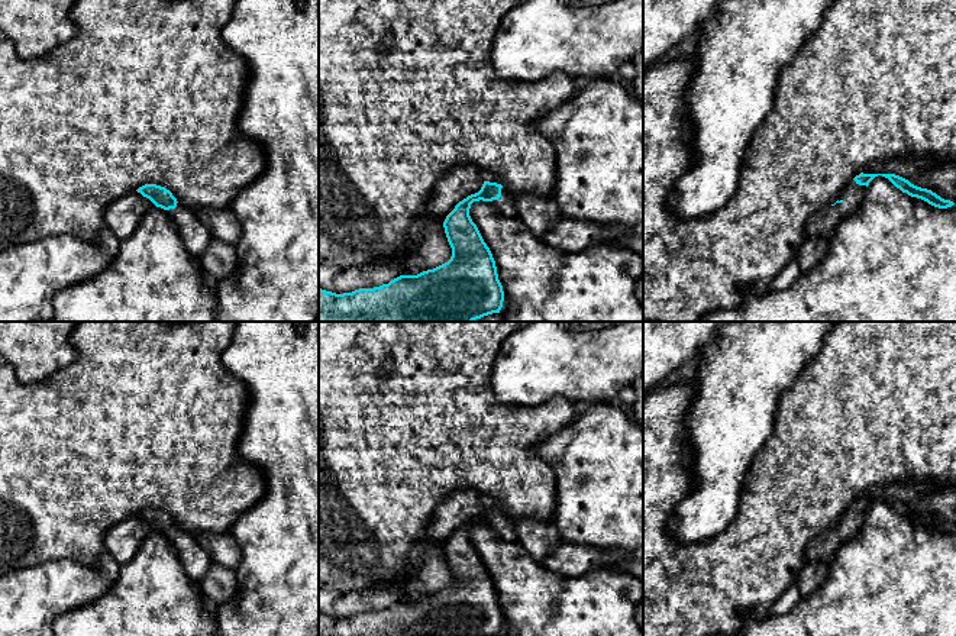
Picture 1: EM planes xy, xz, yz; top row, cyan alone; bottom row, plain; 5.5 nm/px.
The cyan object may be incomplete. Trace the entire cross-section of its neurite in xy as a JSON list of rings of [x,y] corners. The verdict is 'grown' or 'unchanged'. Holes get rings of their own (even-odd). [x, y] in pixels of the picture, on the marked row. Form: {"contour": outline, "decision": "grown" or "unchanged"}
{"contour": [[[145,184],[136,190],[156,207],[167,210],[181,236],[184,248],[196,258],[206,252],[210,233],[193,209],[177,201],[169,190],[156,184]]], "decision": "grown"}

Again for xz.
{"contour": [[[484,181],[481,190],[459,201],[443,222],[452,256],[417,275],[400,275],[388,284],[336,294],[319,287],[319,322],[474,322],[500,313],[504,301],[495,261],[469,216],[474,201],[490,201],[503,216],[517,217],[516,196],[501,184]]], "decision": "grown"}

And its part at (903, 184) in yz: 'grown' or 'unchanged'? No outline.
grown

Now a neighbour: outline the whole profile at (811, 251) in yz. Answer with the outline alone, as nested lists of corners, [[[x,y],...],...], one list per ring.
[[[813,238],[804,239],[795,258],[801,272],[808,272],[818,262],[821,262],[827,254],[829,242],[824,239]]]

